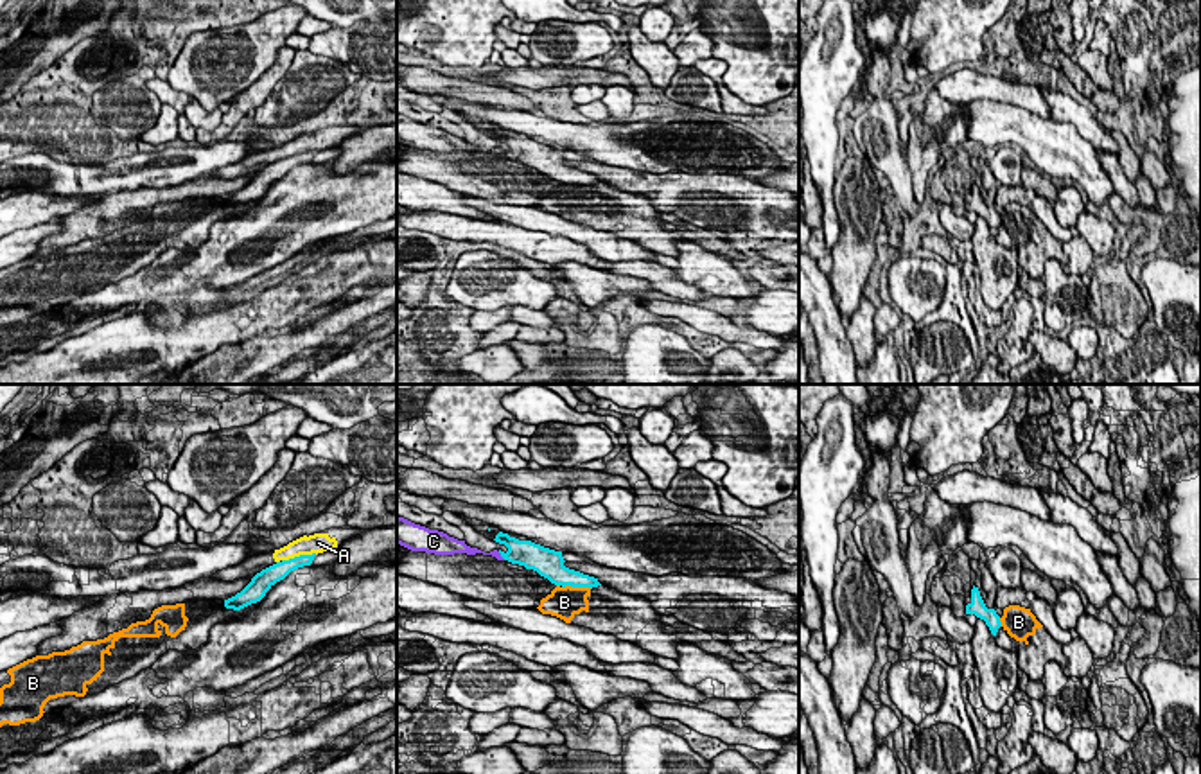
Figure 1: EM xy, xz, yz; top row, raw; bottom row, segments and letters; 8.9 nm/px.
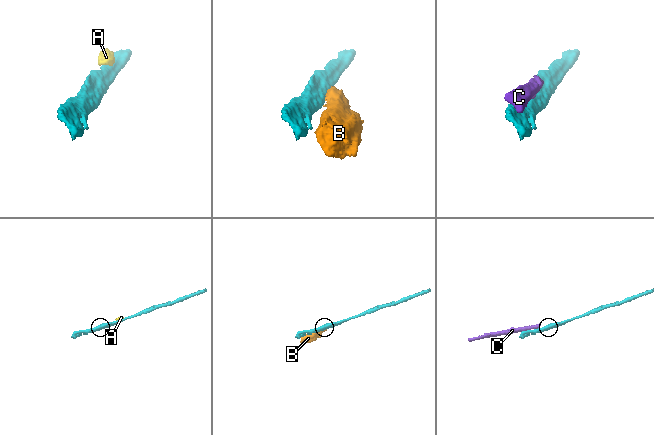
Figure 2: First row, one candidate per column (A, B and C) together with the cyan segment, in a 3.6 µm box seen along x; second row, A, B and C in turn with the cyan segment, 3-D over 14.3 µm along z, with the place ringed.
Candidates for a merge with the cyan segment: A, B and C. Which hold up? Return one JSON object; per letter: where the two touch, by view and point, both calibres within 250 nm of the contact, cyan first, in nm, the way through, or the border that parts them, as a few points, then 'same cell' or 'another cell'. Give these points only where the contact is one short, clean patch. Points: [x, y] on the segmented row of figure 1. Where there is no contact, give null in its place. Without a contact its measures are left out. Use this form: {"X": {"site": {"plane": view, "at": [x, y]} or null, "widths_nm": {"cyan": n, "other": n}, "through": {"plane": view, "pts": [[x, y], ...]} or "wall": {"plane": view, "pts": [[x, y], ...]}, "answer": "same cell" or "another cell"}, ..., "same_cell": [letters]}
{"A": {"site": {"plane": "xy", "at": [300, 555]}, "widths_nm": {"cyan": 160, "other": 190}, "wall": {"plane": "xy", "pts": [[316, 554], [300, 554], [282, 561]]}, "answer": "another cell"}, "B": {"site": {"plane": "xz", "at": [577, 586]}, "widths_nm": {"cyan": 200, "other": 280}, "wall": {"plane": "xz", "pts": [[562, 586], [591, 588]]}, "answer": "another cell"}, "C": {"site": {"plane": "xz", "at": [501, 555]}, "widths_nm": {"cyan": 240, "other": 70}, "answer": "another cell"}, "same_cell": []}

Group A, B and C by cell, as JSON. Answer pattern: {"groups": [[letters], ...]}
{"groups": [["A", "C"], ["B"]]}

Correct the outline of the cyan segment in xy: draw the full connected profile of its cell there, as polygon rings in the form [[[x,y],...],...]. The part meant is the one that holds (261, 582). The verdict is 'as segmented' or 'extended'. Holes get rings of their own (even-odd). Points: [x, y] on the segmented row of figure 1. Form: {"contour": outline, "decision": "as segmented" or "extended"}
{"contour": [[[316,553],[300,555],[289,560],[276,562],[260,573],[257,573],[251,582],[235,596],[224,600],[226,609],[241,611],[251,603],[260,602],[266,593],[280,580],[284,580],[291,571],[311,566]]], "decision": "as segmented"}

